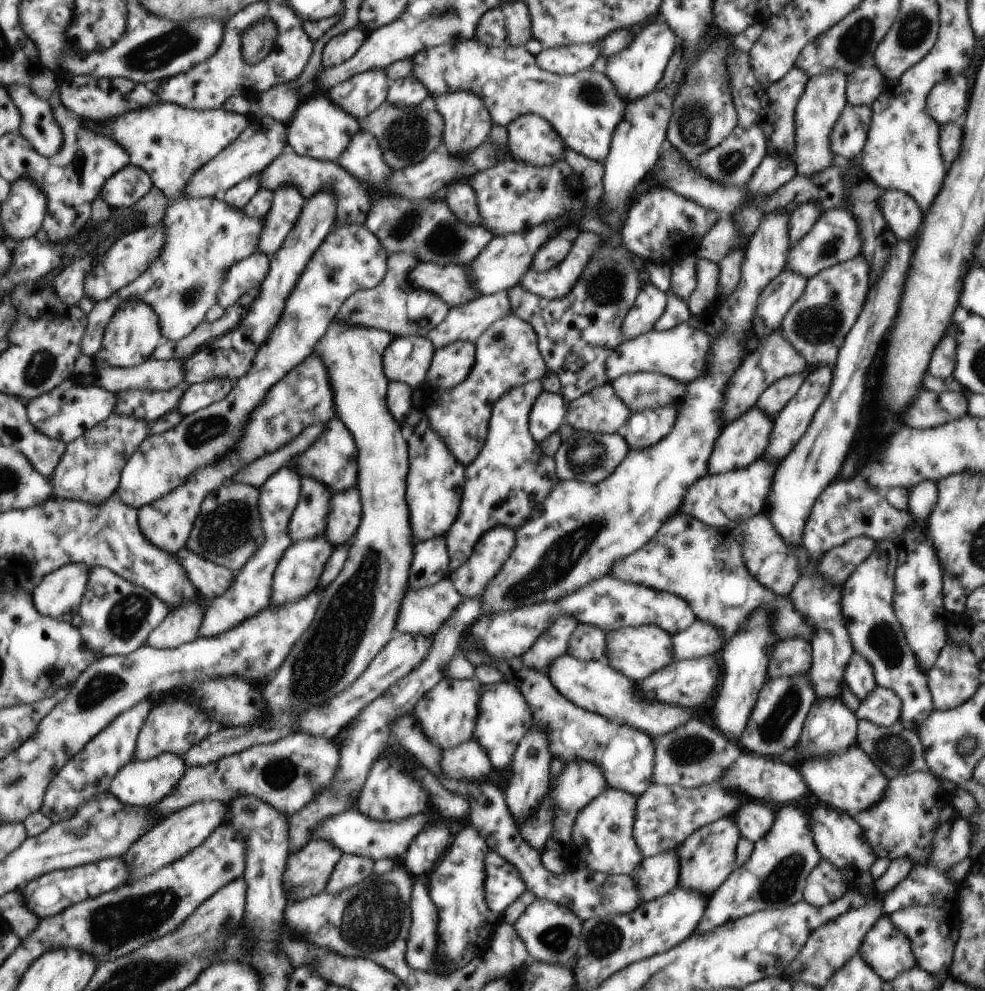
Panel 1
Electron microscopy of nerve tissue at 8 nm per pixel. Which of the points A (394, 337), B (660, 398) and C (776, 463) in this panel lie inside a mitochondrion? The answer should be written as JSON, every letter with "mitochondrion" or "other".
{"A":"other","B":"mitochondrion","C":"other"}

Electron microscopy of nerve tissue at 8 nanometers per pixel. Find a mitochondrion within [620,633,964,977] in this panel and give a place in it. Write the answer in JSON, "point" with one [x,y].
{"point":[779,881]}

